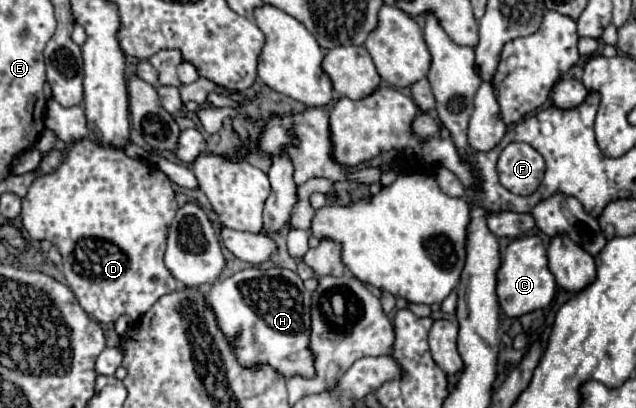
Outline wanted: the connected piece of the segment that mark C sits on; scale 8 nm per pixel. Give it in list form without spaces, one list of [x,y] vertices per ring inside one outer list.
[[[523,235],[513,239],[505,253],[503,265],[497,273],[499,305],[509,317],[521,317],[535,309],[545,309],[555,297],[555,277],[547,267],[547,251],[543,239],[537,235]]]

